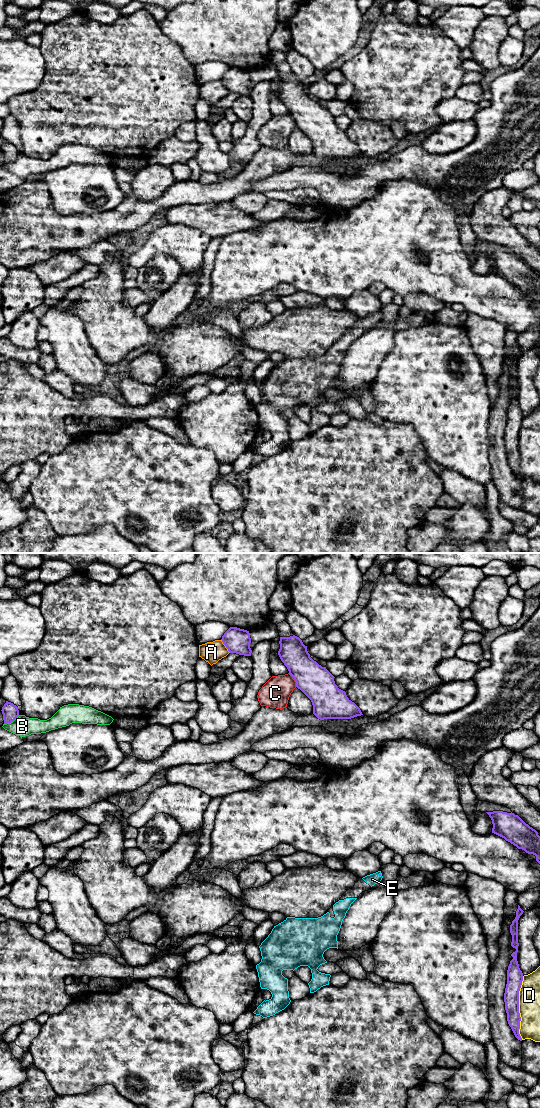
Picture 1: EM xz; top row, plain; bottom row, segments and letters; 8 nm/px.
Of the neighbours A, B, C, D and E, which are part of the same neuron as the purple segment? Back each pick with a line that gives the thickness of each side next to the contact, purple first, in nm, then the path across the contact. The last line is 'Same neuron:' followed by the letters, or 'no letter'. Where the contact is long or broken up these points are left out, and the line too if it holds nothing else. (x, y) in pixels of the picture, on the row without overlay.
E: Thickness 20 nm (purple) against 90 nm. Path across: xz (379, 314), (379, 315), (372, 319)
Same neuron: E

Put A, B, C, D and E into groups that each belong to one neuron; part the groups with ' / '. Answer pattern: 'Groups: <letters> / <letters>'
Groups: A / B / C / D / E

